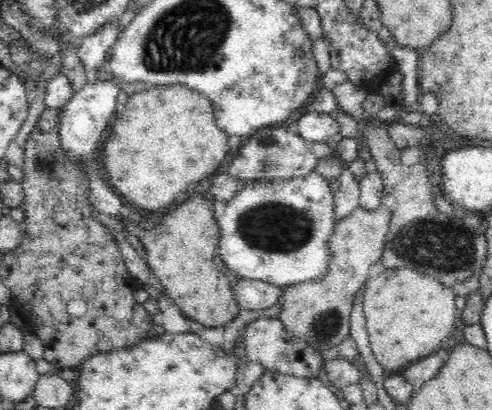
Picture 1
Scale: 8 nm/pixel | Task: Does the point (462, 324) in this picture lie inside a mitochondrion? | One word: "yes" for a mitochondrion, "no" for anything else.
no

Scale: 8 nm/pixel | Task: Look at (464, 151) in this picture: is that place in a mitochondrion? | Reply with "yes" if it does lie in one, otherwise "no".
no

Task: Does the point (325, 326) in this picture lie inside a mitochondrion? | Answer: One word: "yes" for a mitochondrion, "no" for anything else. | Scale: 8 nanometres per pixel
yes

